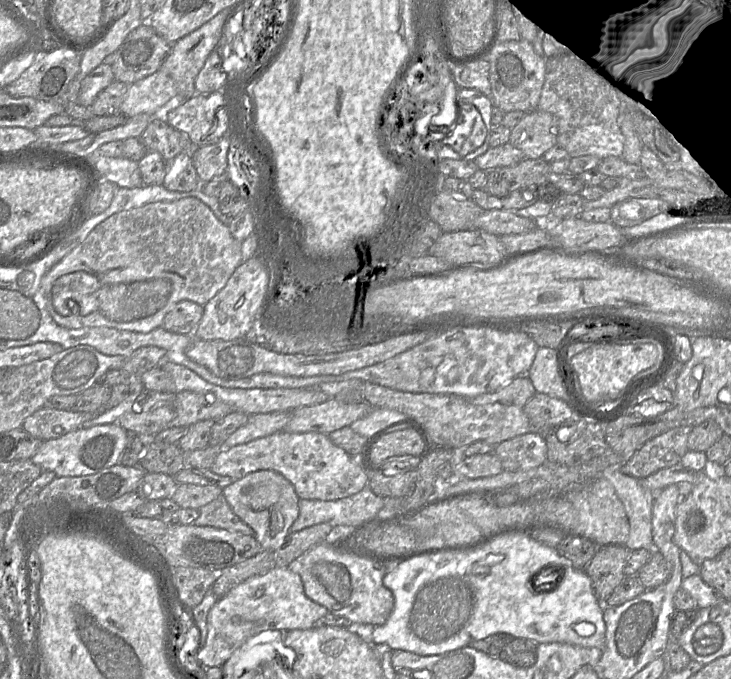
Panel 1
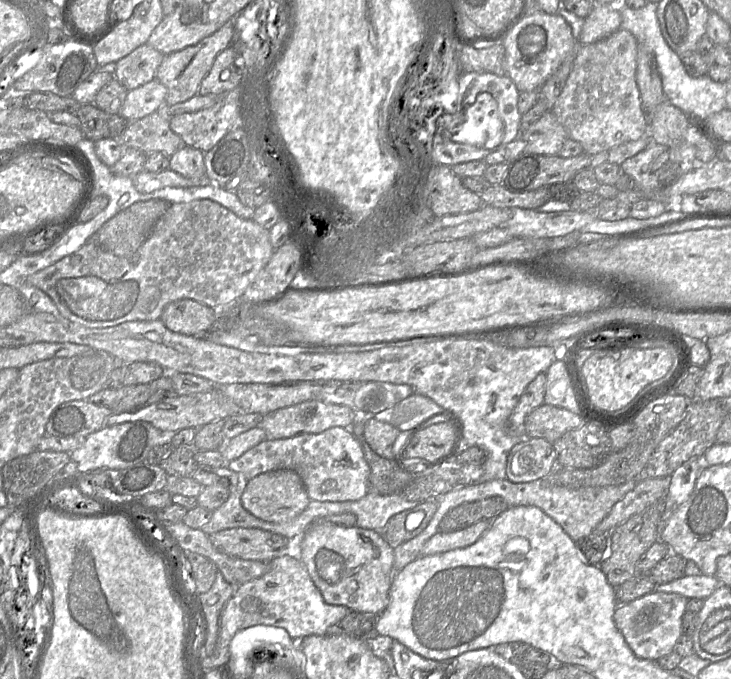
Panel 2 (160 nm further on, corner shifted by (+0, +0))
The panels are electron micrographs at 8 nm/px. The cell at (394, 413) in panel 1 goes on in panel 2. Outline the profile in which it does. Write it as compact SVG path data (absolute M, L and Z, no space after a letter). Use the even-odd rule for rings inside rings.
M414 393L393 407L376 413L372 418L386 422L402 431L416 429L429 418L445 413L444 409L428 397Z

